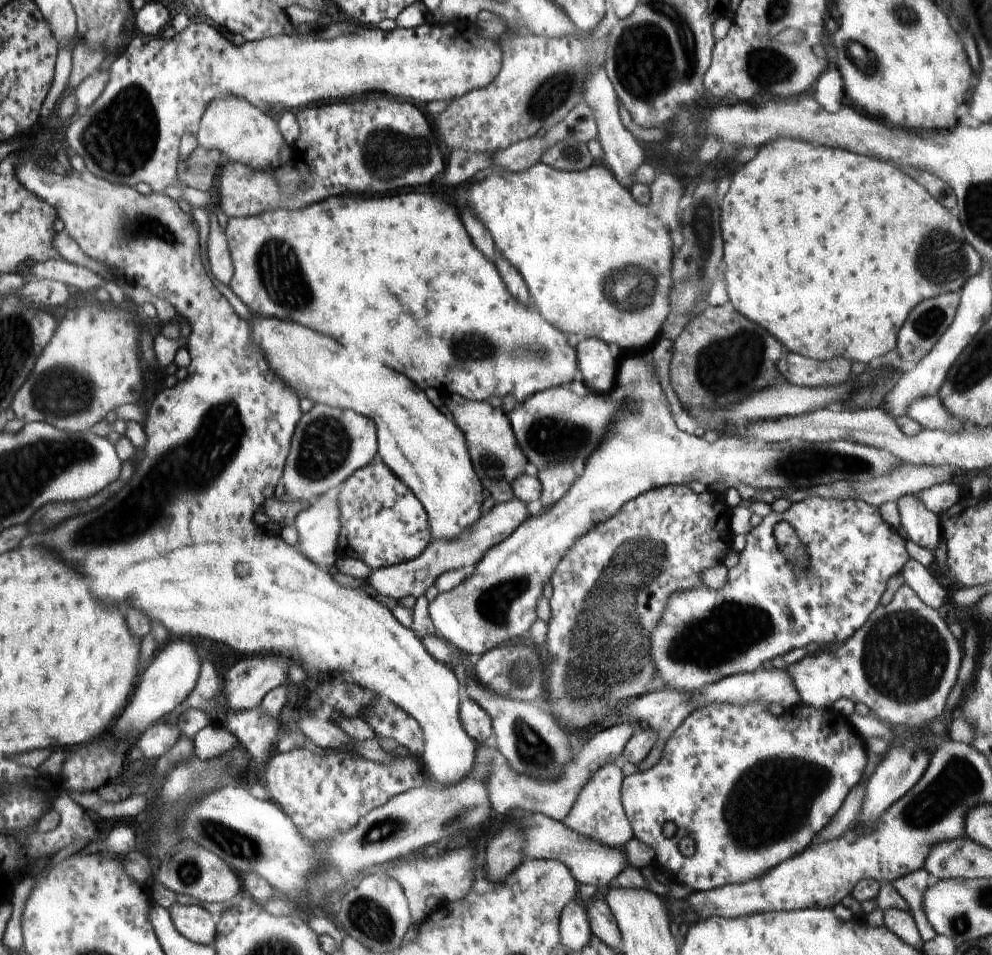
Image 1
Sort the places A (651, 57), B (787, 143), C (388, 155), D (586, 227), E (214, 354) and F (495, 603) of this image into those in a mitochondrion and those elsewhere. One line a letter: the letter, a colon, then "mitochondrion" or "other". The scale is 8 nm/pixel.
A: mitochondrion
B: other
C: mitochondrion
D: other
E: other
F: mitochondrion

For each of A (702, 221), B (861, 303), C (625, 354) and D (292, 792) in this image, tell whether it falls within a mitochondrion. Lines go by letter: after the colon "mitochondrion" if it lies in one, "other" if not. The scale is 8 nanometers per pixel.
A: mitochondrion
B: other
C: other
D: other

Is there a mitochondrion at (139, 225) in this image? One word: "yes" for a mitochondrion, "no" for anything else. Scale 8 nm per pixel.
yes

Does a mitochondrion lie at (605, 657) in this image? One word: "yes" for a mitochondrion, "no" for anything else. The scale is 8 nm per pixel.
yes

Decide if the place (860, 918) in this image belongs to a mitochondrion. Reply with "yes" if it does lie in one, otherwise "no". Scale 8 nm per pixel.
no

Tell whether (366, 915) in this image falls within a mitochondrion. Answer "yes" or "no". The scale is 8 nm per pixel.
yes

